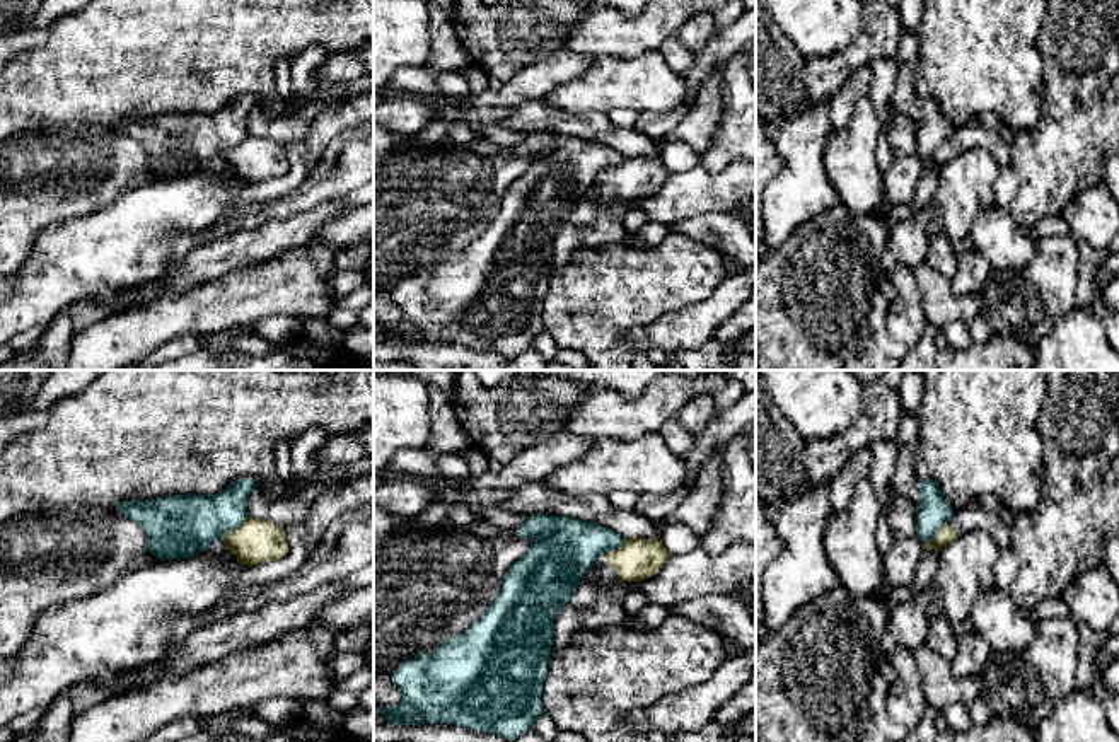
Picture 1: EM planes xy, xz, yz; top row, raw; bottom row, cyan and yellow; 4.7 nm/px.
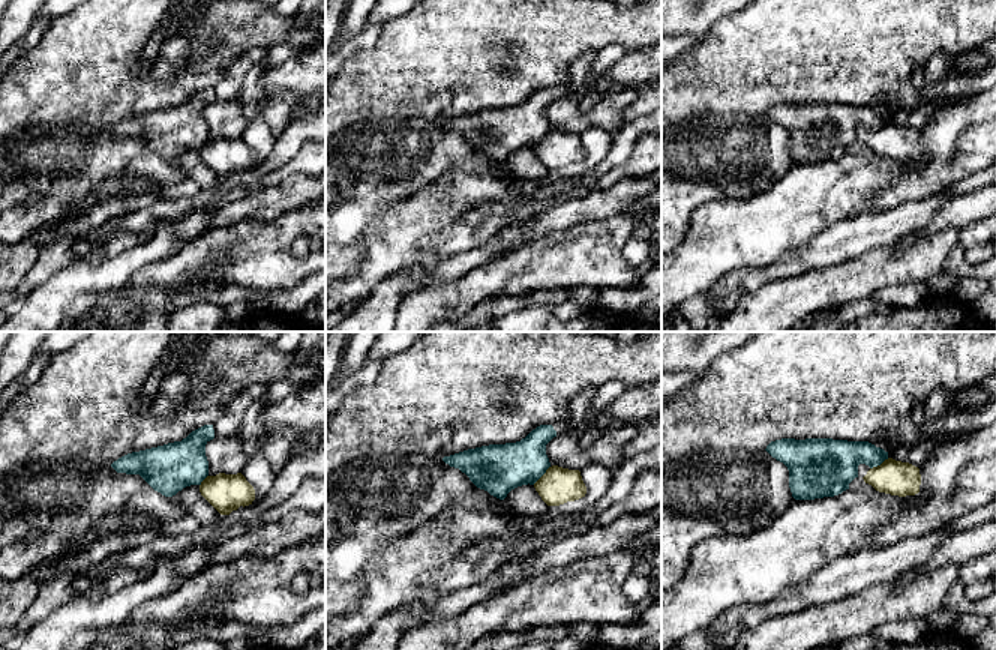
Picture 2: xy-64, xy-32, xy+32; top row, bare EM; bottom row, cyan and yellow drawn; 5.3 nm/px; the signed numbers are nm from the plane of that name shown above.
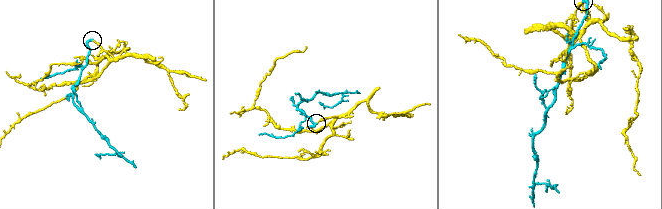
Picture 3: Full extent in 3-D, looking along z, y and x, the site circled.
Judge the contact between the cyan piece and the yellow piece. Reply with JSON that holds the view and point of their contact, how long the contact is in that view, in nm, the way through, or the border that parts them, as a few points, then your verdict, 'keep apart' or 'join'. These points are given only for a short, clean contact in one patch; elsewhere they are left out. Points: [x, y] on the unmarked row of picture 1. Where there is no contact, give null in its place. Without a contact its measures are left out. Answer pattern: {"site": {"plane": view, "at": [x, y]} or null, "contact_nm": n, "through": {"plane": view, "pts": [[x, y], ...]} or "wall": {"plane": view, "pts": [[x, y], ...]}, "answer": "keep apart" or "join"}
{"site": {"plane": "xy", "at": [234, 145]}, "contact_nm": 180, "wall": {"plane": "xy", "pts": [[248, 133], [222, 159]]}, "answer": "keep apart"}

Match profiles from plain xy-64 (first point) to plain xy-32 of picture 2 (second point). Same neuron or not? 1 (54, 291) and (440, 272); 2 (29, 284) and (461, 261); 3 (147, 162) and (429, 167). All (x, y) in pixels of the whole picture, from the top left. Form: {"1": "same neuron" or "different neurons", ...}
{"1": "same neuron", "2": "different neurons", "3": "same neuron"}

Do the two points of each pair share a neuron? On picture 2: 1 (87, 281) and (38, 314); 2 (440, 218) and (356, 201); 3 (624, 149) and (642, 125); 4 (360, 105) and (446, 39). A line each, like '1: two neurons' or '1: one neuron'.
1: one neuron
2: two neurons
3: one neuron
4: one neuron

